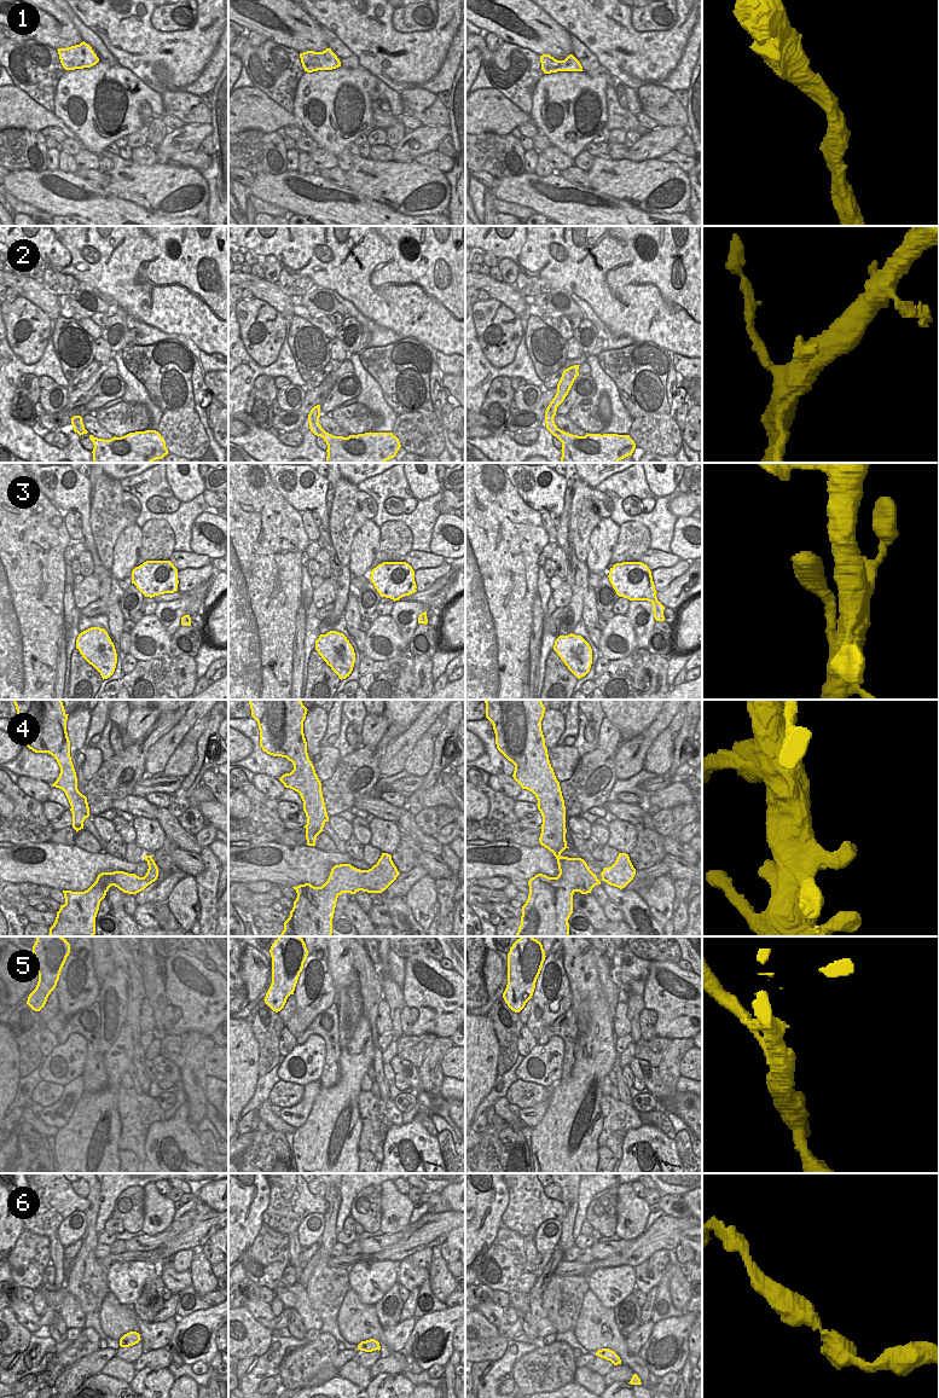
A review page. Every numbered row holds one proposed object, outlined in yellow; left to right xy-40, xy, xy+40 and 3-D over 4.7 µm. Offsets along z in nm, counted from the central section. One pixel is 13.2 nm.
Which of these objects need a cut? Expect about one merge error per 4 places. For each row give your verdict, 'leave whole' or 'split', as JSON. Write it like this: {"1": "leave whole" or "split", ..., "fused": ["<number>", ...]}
{"1": "leave whole", "2": "leave whole", "3": "leave whole", "4": "leave whole", "5": "split", "6": "leave whole", "fused": ["5"]}

